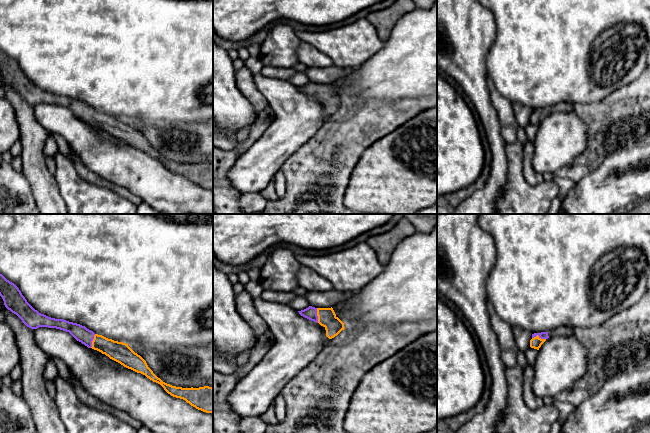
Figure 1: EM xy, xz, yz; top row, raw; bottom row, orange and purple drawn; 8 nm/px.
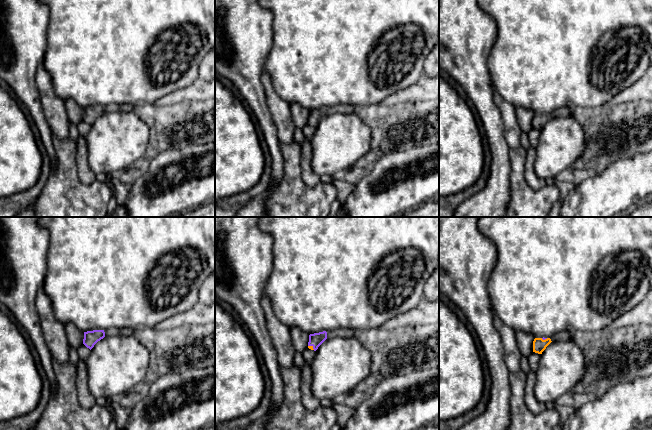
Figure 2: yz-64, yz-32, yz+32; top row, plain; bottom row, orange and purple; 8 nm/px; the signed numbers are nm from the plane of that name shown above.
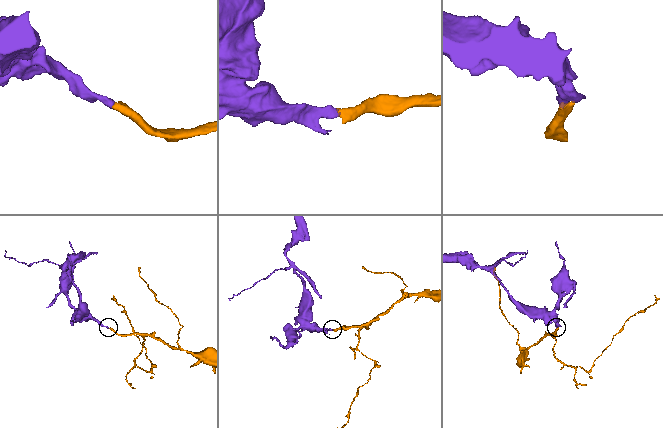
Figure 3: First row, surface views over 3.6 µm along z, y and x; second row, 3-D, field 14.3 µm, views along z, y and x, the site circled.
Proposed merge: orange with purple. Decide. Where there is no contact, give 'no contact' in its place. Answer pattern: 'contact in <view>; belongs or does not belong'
contact in xz; belongs

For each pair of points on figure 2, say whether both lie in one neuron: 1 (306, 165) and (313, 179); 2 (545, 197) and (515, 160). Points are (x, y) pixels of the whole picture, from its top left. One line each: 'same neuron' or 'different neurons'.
1: same neuron
2: same neuron

